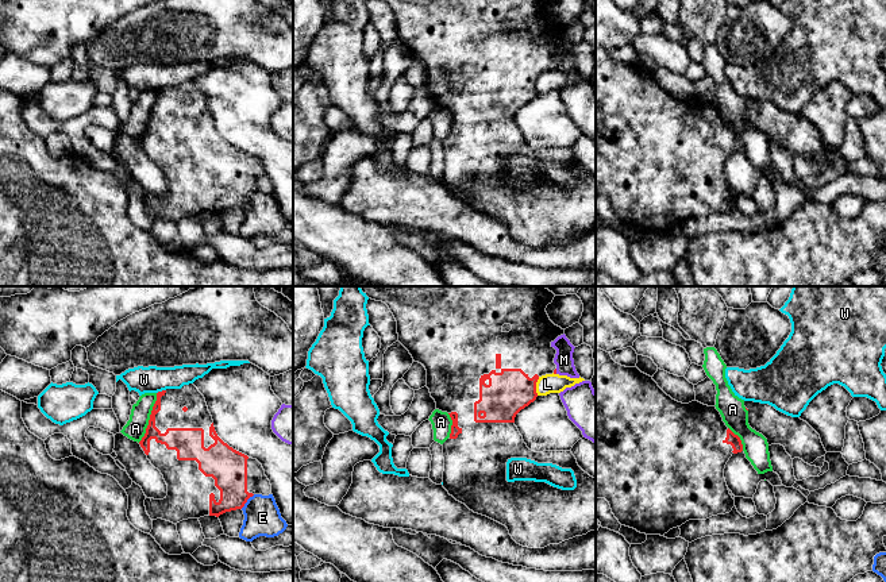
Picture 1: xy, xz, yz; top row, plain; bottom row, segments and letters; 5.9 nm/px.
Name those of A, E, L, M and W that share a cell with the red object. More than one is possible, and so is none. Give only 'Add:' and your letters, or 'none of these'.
Add: none of these

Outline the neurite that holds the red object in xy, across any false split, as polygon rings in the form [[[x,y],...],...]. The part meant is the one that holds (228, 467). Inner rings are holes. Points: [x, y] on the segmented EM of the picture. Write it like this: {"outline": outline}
{"outline": [[[193,383],[157,393],[146,433],[139,444],[167,485],[163,500],[145,500],[151,520],[162,519],[177,524],[204,516],[219,517],[226,512],[242,509],[254,494],[271,494],[271,485],[262,465],[217,436],[205,398]]]}

